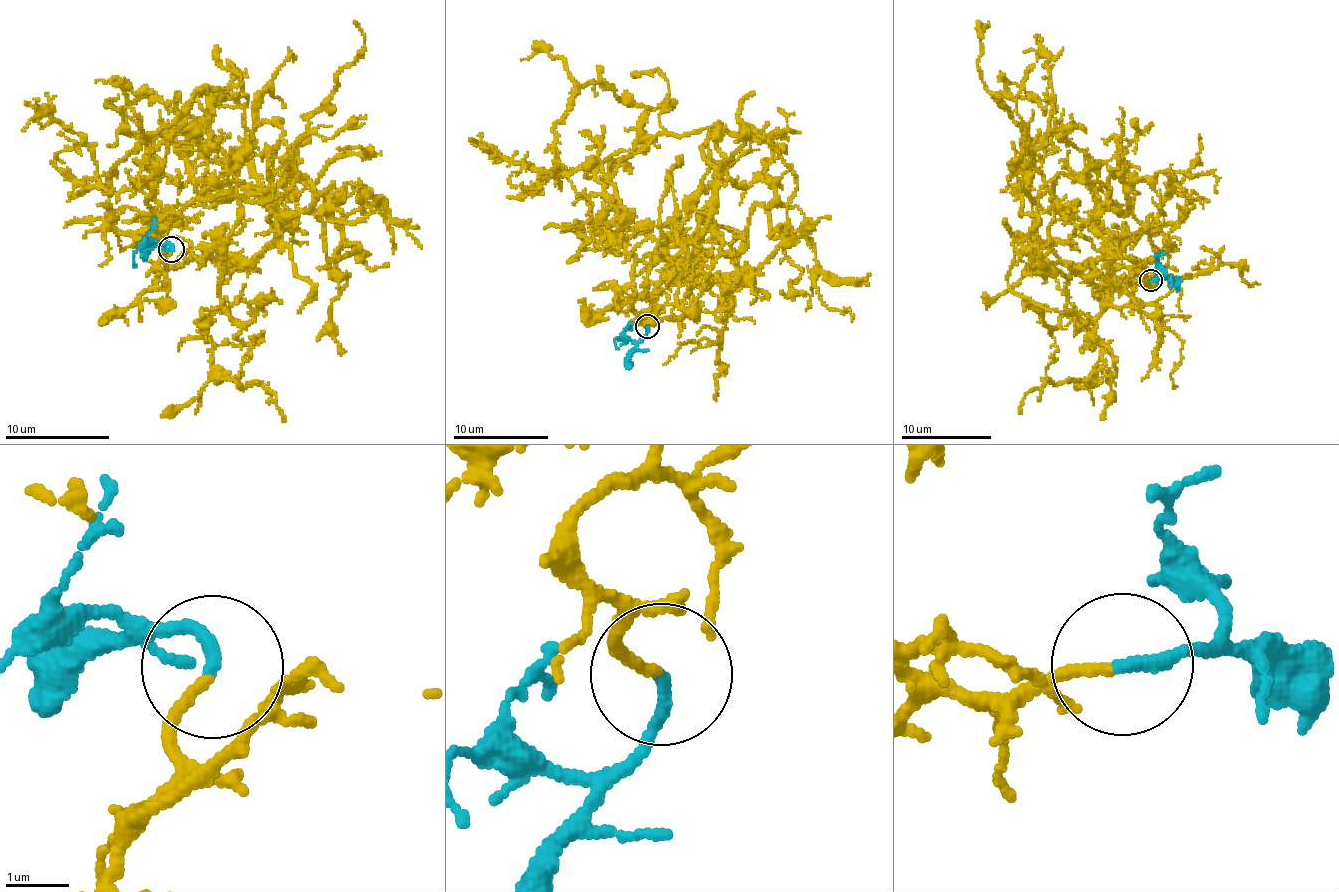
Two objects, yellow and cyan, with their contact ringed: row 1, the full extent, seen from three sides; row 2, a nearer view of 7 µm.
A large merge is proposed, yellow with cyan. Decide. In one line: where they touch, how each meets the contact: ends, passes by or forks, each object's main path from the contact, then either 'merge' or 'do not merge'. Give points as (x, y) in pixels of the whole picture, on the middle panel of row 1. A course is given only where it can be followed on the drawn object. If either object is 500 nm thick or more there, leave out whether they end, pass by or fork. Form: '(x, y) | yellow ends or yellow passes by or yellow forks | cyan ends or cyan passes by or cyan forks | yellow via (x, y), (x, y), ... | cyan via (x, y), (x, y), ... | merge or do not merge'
(647, 326) | yellow ends | cyan ends | yellow via (646, 326), (647, 275), (717, 175), (700, 146), (745, 126), (777, 202), (744, 283), (668, 266), (699, 307) | cyan via (646, 326), (642, 338), (614, 342), (618, 348) | merge

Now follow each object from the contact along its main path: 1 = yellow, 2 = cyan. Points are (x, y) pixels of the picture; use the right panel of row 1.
1: (1150, 280), (1047, 272), (1040, 192), (1016, 248), (1151, 286), (1168, 180), (1217, 193)
2: (1150, 280), (1163, 277), (1160, 267), (1157, 270), (1157, 283)

